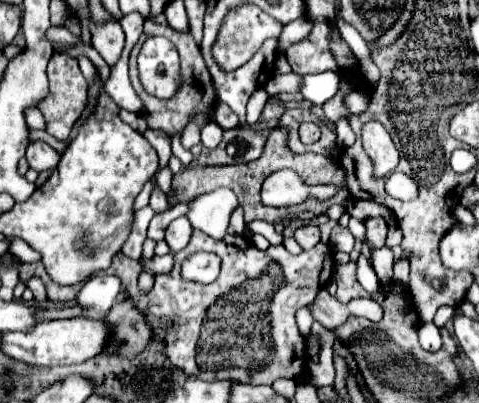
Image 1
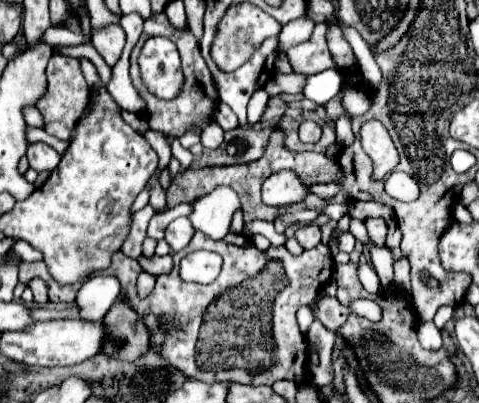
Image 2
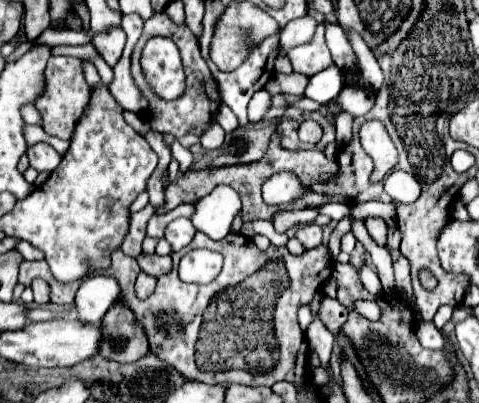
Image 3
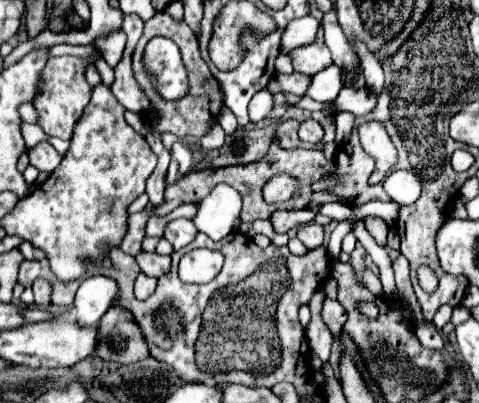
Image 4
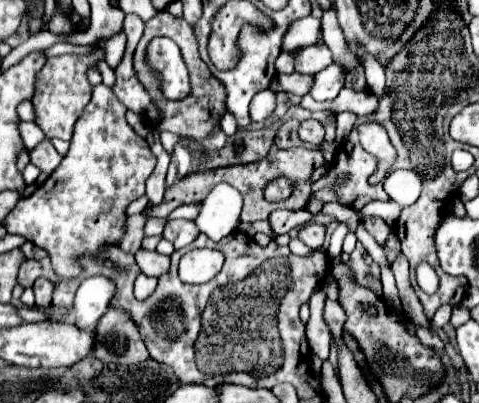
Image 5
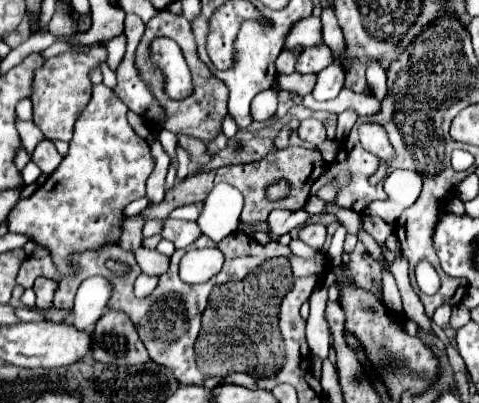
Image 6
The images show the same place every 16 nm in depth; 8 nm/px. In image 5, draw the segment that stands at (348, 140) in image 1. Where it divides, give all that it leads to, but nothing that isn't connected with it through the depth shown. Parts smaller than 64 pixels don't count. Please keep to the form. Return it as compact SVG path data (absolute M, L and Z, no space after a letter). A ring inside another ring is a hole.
M340 112L336 116L336 142L342 146L348 140L348 132L352 132L356 122L356 114L352 112Z

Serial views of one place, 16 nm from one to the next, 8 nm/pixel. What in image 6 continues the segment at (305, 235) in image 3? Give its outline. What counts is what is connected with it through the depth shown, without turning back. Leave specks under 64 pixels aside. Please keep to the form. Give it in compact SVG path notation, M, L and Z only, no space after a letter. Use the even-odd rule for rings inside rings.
M306 224L304 228L300 228L298 236L310 248L320 250L324 246L324 240L326 240L326 226L324 224Z

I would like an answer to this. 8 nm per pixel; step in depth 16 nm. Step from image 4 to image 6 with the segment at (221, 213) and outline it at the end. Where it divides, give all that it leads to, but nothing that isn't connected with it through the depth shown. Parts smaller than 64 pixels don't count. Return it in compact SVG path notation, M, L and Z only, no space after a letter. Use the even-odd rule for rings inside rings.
M218 184L204 200L196 224L202 234L214 242L220 242L238 228L242 204L242 194L236 188L230 184Z

